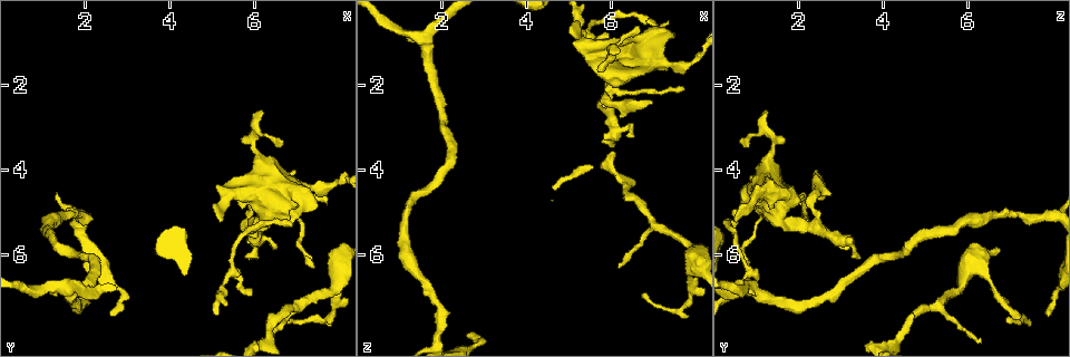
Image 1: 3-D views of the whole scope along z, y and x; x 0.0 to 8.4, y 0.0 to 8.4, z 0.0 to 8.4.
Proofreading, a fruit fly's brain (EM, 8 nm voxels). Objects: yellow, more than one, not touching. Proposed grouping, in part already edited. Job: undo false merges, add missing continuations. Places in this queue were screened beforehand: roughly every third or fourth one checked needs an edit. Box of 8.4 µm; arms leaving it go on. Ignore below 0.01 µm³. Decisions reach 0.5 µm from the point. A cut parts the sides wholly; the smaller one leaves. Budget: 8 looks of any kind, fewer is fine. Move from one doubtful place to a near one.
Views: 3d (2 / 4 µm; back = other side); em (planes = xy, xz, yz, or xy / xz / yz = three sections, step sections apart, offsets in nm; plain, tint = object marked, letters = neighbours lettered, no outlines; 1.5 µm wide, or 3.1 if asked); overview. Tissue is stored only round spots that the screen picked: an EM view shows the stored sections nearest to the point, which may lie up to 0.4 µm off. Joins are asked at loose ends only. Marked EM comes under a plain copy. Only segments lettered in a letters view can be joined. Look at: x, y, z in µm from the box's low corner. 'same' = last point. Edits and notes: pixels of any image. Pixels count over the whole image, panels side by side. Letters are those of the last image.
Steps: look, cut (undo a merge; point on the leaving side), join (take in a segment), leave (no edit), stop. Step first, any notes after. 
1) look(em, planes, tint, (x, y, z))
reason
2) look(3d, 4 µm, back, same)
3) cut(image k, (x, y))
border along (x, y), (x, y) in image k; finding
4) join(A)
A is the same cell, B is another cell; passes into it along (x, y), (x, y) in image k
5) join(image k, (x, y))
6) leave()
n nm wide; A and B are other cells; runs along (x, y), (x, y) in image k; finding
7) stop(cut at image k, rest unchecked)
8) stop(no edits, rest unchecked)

look(em, planes, letters, (7.00, 7.20, 5.25))
a fork

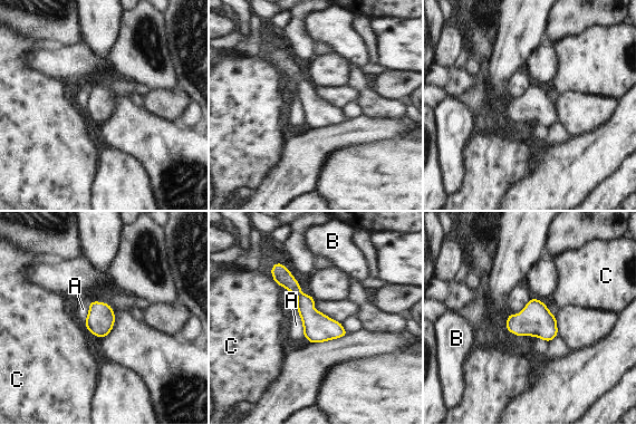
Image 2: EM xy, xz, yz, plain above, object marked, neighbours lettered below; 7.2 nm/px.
leave()
200 nm wide; A, B and C are other cells; runs along (278, 266), (305, 308), (343, 332) in image 2; continuous, no second cell

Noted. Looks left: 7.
look(em, yz, step 8, tint, (7.70, 7.50, 7.20))
sharp bend

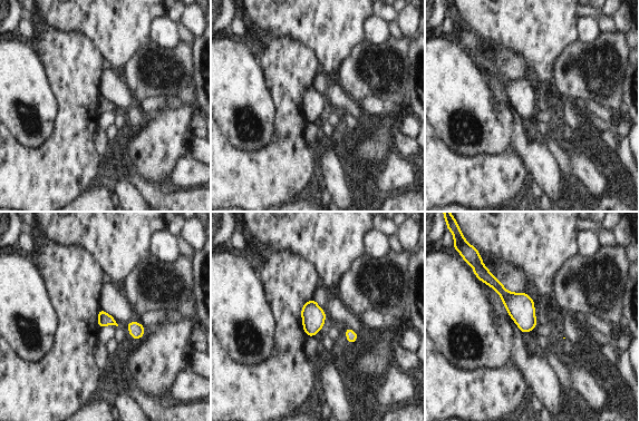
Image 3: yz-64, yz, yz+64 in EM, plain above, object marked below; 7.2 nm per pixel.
look(em, xz, step 4, letters, same)
another direction

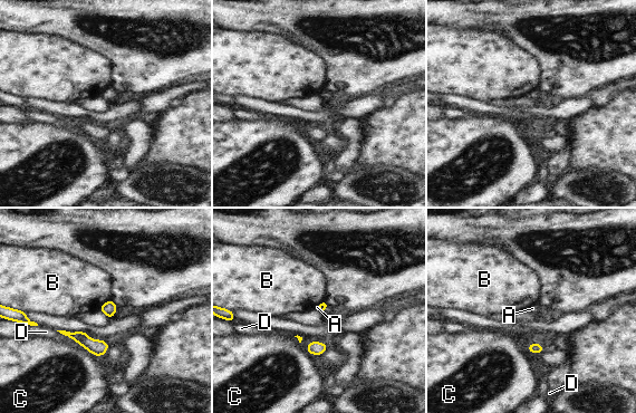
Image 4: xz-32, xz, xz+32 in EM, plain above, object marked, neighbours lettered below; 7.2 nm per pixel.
leave()
A, B, C and D are other cells; border along (109, 299), (98, 309) in image 4; continuous, no second cell

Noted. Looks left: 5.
look(em, planes, letters, (1.55, 6.80, 0.95))
branch point

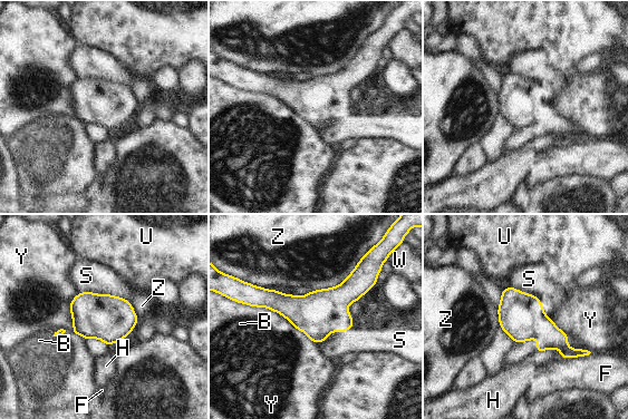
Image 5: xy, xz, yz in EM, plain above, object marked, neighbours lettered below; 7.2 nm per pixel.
leave()
320 nm wide; B, F, H, S, U, W, Y and Z are other cells; border along (510, 285), (533, 294), (549, 317) in image 5; all the same cell

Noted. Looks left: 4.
stop(no edits, rest unchecked)

